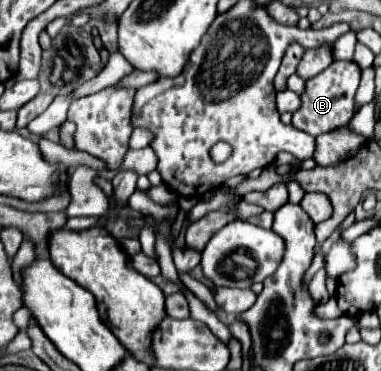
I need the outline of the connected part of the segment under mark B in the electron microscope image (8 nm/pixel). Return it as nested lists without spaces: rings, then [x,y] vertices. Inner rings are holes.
[[[332,61],[332,65],[326,71],[306,81],[306,87],[300,95],[302,105],[292,113],[292,125],[312,137],[318,137],[322,133],[346,125],[352,119],[352,103],[358,83],[360,83],[360,67],[354,61]]]

